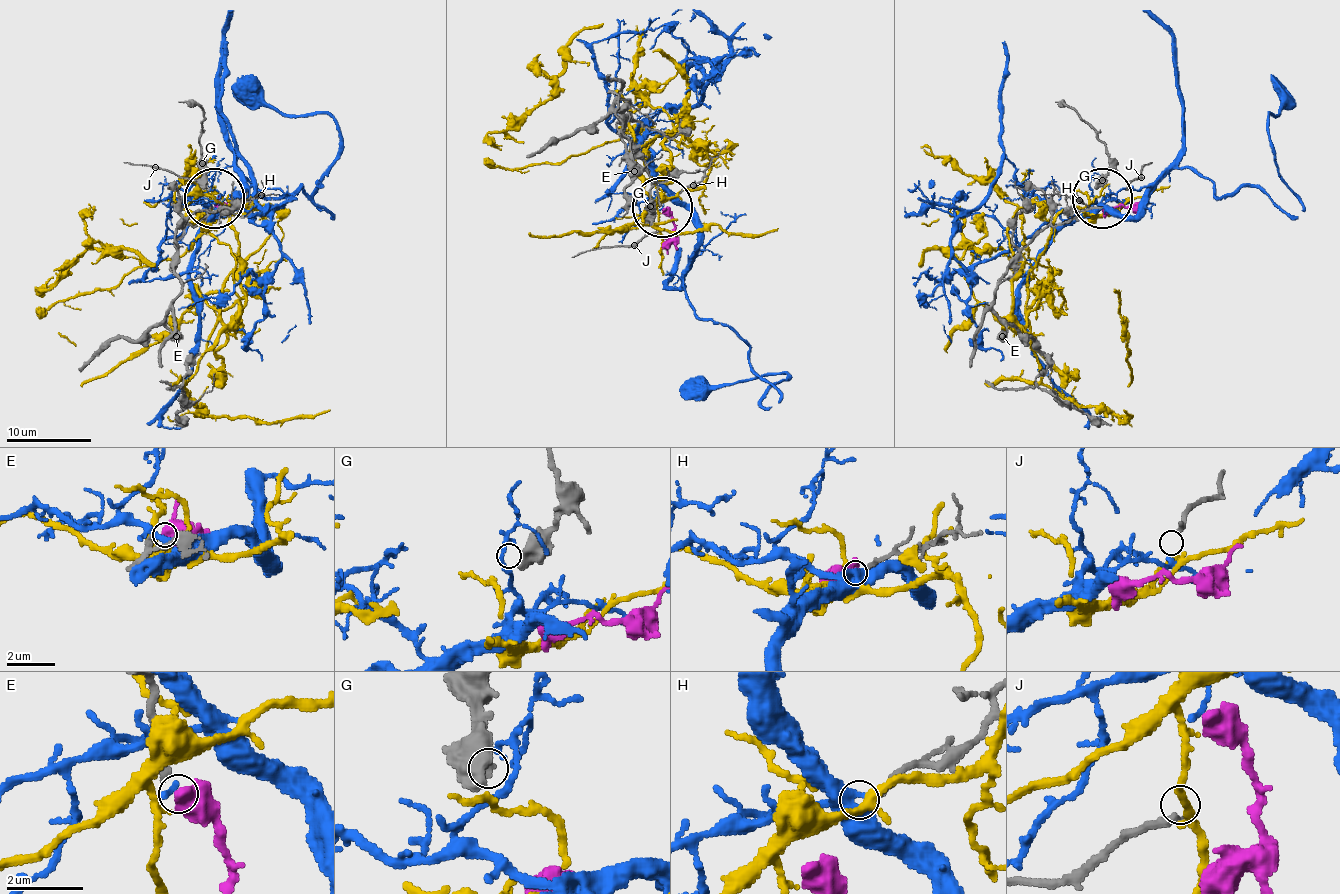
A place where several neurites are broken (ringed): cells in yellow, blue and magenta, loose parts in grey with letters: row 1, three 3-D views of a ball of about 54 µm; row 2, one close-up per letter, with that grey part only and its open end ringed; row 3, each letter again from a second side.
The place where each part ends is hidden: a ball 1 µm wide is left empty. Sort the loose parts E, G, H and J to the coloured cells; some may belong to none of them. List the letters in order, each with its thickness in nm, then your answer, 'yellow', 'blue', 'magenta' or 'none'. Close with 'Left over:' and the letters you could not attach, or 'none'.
E: calibre 240 nm; magenta
G: calibre 700 nm; none
H: calibre 140 nm; blue
J: calibre 200 nm; none
Left over: G, J

